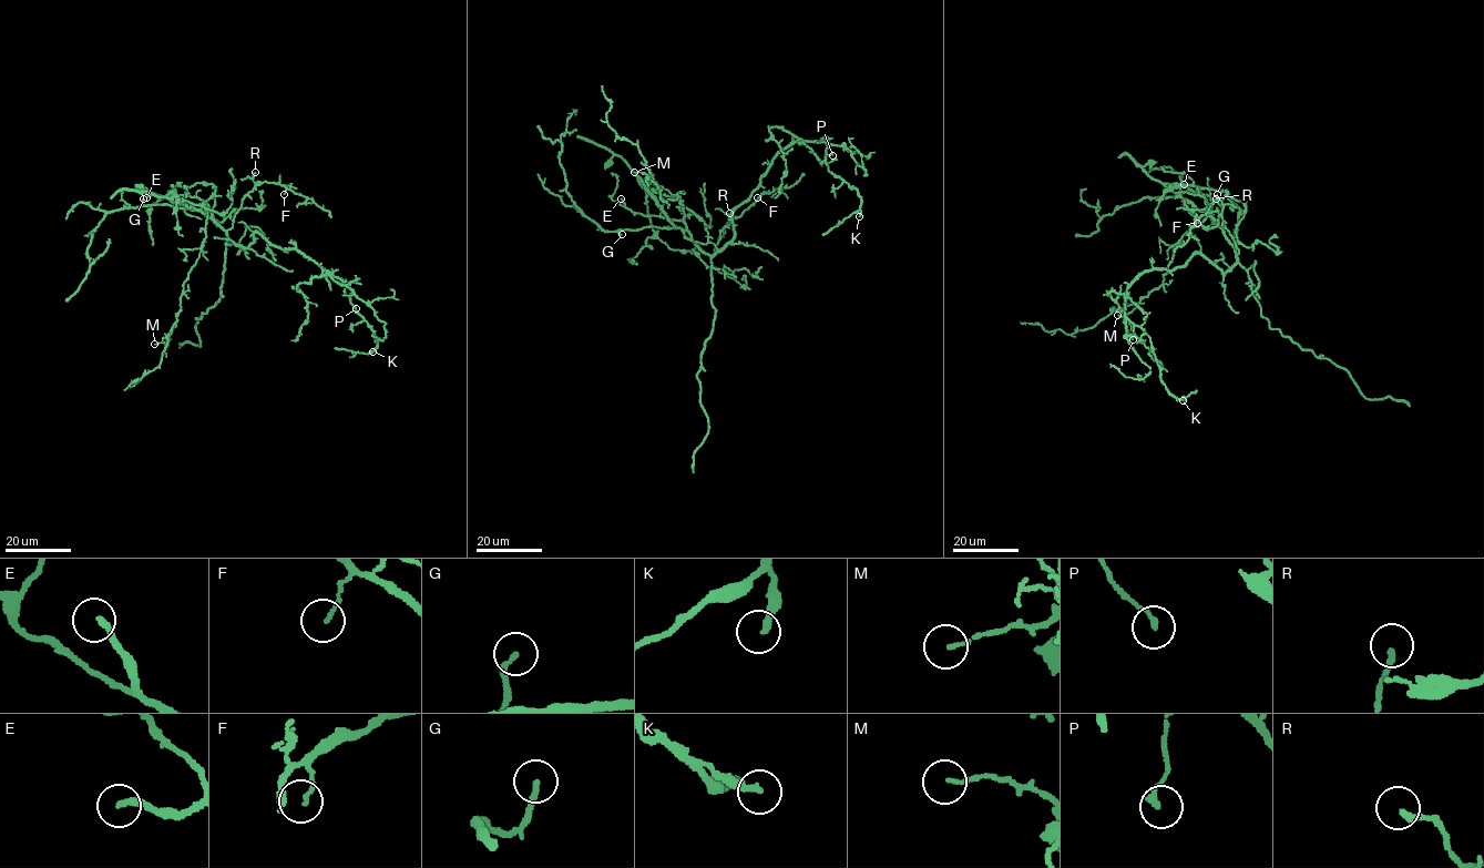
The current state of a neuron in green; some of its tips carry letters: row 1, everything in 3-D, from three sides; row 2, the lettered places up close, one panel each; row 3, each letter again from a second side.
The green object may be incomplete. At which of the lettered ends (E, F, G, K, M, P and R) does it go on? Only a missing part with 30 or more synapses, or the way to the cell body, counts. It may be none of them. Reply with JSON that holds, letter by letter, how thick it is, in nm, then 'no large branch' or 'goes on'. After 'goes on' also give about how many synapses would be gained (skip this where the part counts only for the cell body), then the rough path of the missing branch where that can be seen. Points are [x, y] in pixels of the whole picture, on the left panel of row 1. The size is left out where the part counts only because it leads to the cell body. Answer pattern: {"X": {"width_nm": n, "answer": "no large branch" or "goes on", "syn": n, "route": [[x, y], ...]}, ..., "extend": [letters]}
{"E": {"width_nm": 200, "answer": "goes on", "syn": 40, "route": [[146, 197], [156, 214], [118, 202], [111, 211], [115, 222]]}, "F": {"width_nm": 120, "answer": "no large branch"}, "G": {"width_nm": 180, "answer": "no large branch"}, "K": {"width_nm": 240, "answer": "no large branch"}, "M": {"width_nm": 120, "answer": "no large branch"}, "P": {"width_nm": 190, "answer": "no large branch"}, "R": {"width_nm": 200, "answer": "no large branch"}, "extend": ["E"]}

